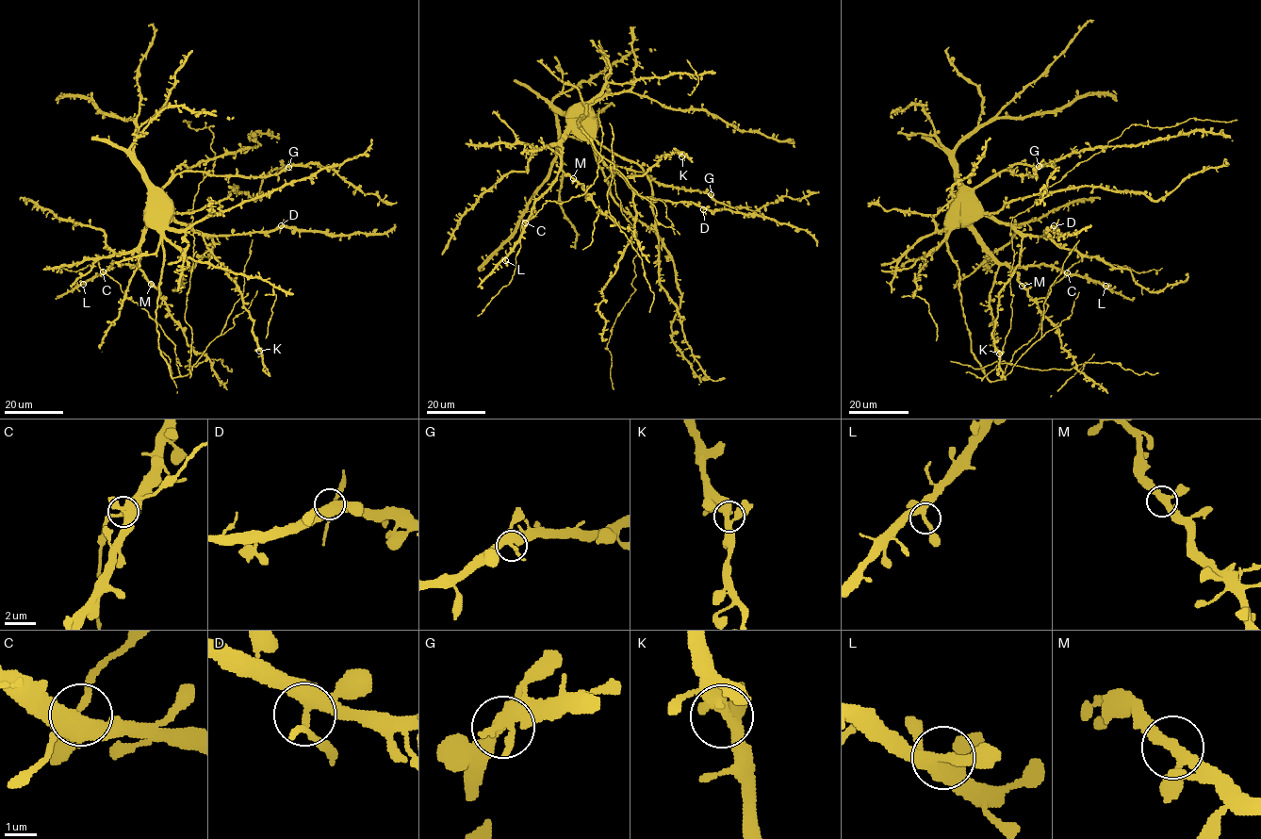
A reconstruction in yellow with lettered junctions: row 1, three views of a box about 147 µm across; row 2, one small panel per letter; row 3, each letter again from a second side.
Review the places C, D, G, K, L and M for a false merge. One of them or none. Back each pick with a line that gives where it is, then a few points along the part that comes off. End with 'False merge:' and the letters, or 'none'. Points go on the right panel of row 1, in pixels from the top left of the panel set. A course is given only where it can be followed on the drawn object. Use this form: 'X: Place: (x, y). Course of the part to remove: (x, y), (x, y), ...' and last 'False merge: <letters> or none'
D: Place: (1054, 225)
False merge: D

